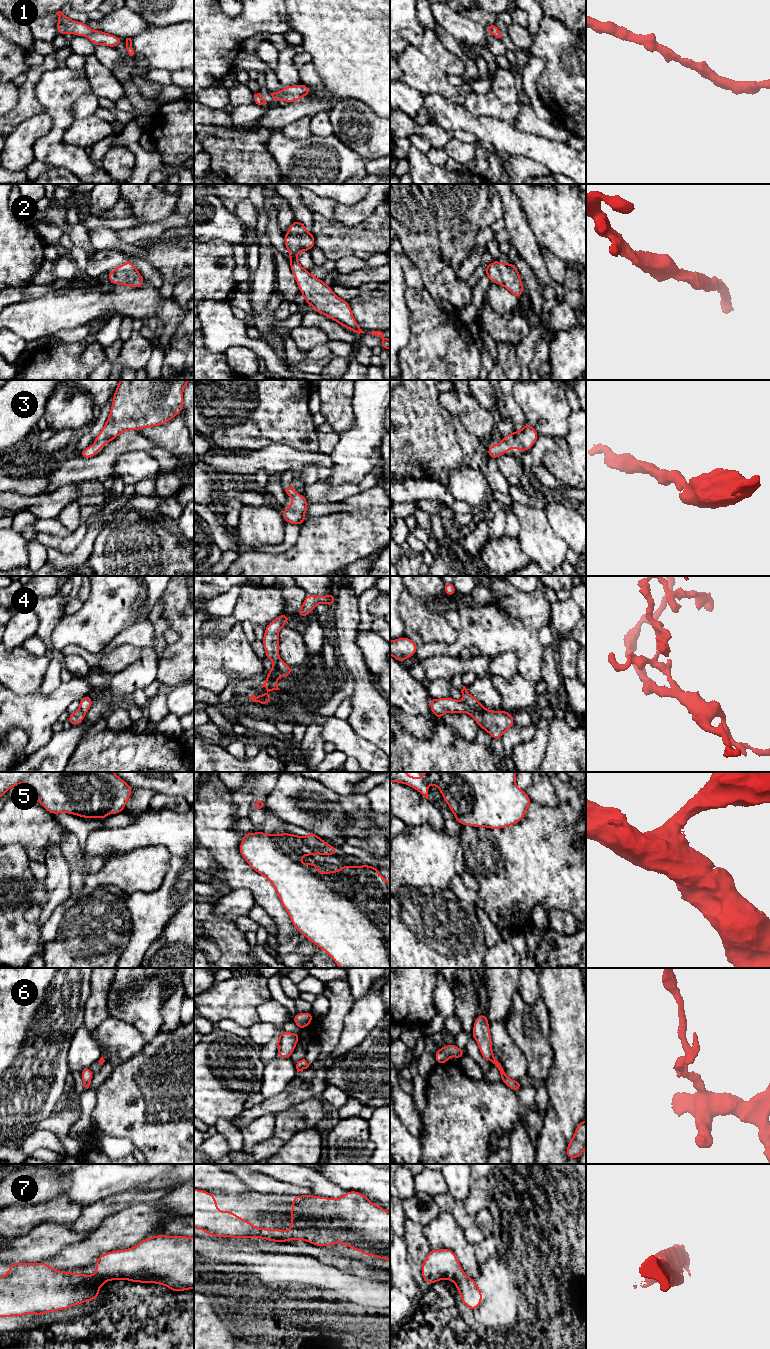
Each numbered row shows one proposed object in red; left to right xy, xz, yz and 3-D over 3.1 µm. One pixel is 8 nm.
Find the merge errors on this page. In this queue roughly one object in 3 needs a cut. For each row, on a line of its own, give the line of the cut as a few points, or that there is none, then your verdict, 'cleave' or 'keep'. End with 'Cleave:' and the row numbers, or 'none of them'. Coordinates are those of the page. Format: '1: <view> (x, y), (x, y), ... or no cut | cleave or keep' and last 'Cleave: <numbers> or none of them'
1: no cut | keep
2: no cut | keep
3: no cut | keep
4: yz (464, 702), (478, 711), (485, 709) | cleave
5: no cut | keep
6: yz (493, 1057), (490, 1060) | cleave
7: no cut | keep
Cleave: 4, 6

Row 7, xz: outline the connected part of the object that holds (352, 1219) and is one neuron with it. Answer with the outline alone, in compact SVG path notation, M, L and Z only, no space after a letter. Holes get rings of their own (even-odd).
M194 1189L194 1228L202 1229L209 1236L234 1238L263 1238L265 1240L285 1243L290 1239L305 1240L313 1245L326 1247L334 1243L344 1243L355 1251L361 1251L363 1256L374 1256L390 1261L390 1212L374 1203L365 1195L357 1191L348 1191L342 1197L332 1199L314 1195L293 1195L291 1208L291 1229L267 1229L255 1227L251 1222L244 1220L231 1211L218 1211L217 1202L213 1193Z

